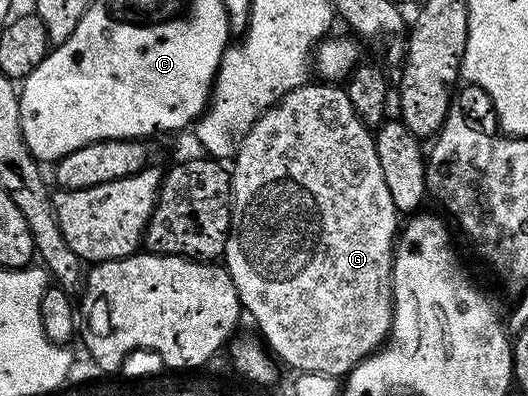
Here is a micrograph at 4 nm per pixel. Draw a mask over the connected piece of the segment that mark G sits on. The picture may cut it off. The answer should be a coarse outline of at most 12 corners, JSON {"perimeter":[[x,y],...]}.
{"perimeter":[[336,83],[230,165],[223,264],[281,362],[392,330],[394,199]]}

